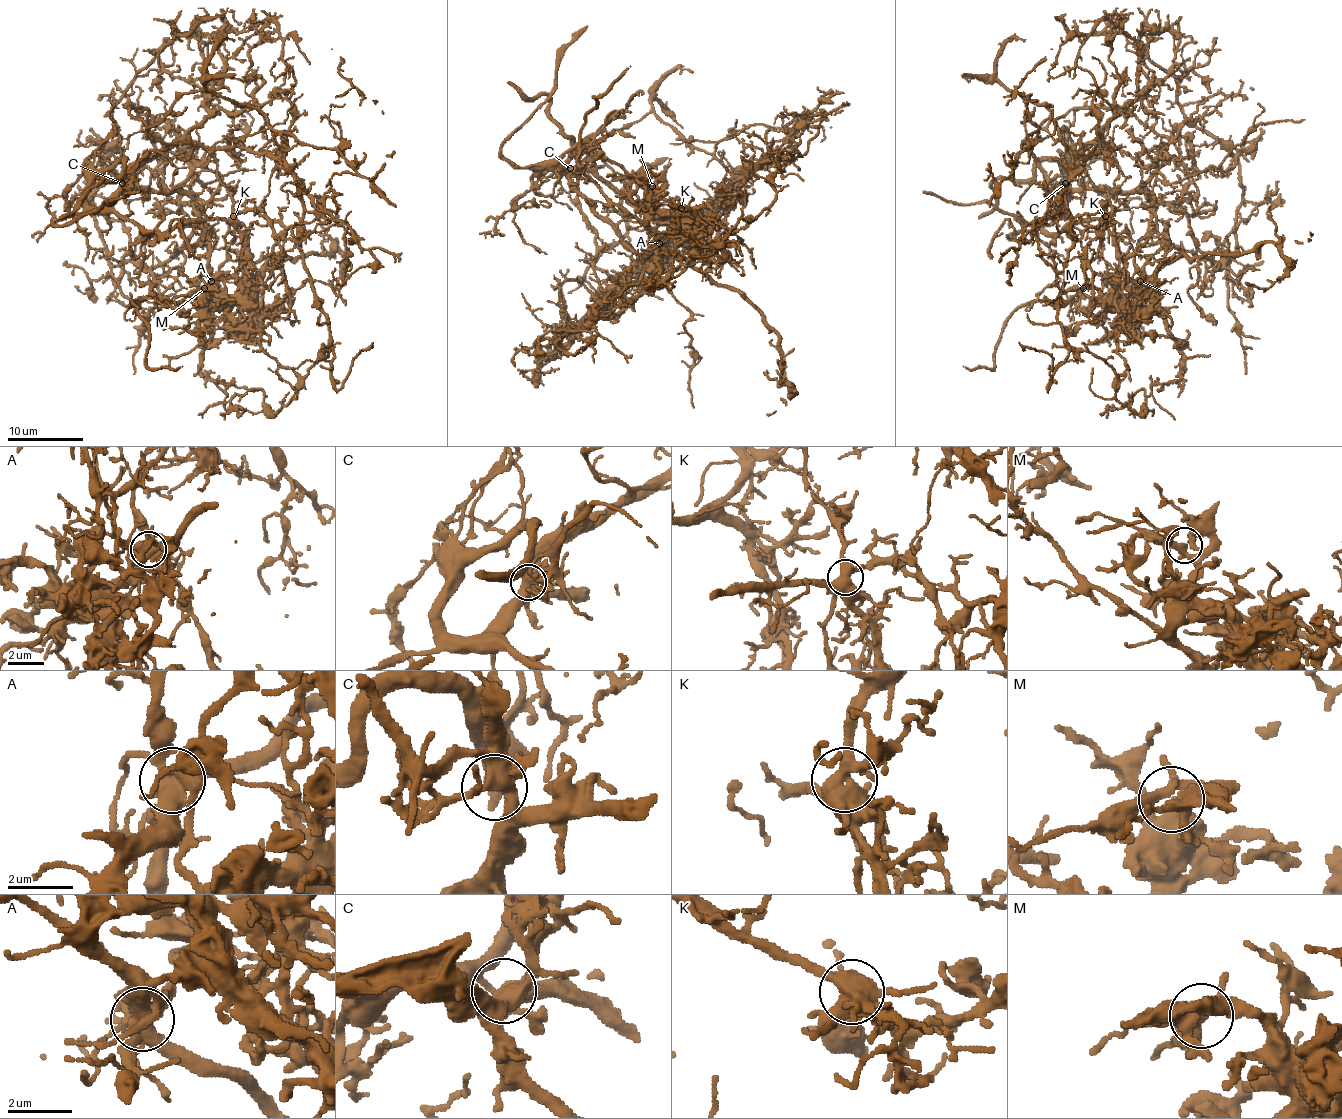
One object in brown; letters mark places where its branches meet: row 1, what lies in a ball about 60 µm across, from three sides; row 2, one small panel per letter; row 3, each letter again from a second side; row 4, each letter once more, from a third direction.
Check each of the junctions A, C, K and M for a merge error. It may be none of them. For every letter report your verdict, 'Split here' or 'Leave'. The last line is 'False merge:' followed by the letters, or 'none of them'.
A: Split here
C: Leave
K: Split here
M: Leave
False merge: A, K

